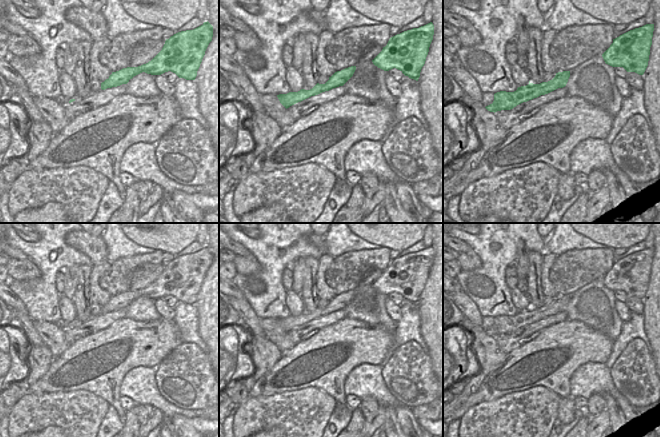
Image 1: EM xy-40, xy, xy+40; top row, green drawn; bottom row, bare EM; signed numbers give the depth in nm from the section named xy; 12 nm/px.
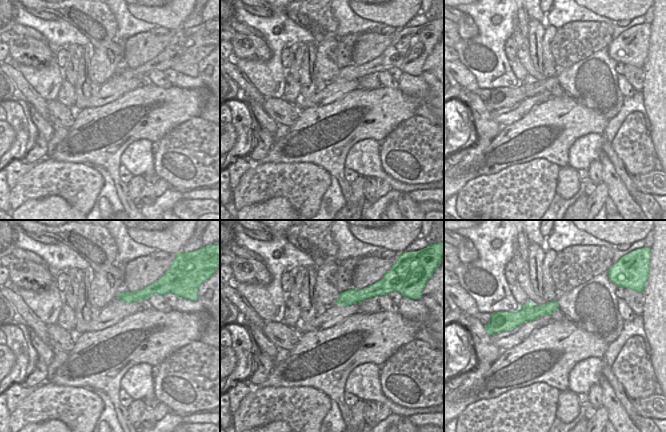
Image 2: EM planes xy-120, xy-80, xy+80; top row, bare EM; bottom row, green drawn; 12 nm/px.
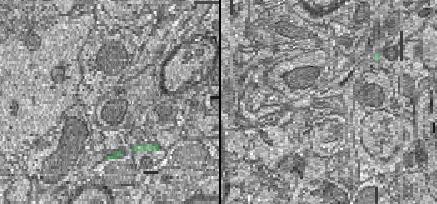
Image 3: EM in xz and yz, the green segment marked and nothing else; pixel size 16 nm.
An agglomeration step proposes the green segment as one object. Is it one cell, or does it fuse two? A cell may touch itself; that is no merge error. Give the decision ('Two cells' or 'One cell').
One cell.

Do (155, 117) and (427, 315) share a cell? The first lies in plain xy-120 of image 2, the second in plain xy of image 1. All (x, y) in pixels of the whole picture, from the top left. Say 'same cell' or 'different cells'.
different cells

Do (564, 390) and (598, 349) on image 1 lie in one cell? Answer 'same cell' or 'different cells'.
same cell

